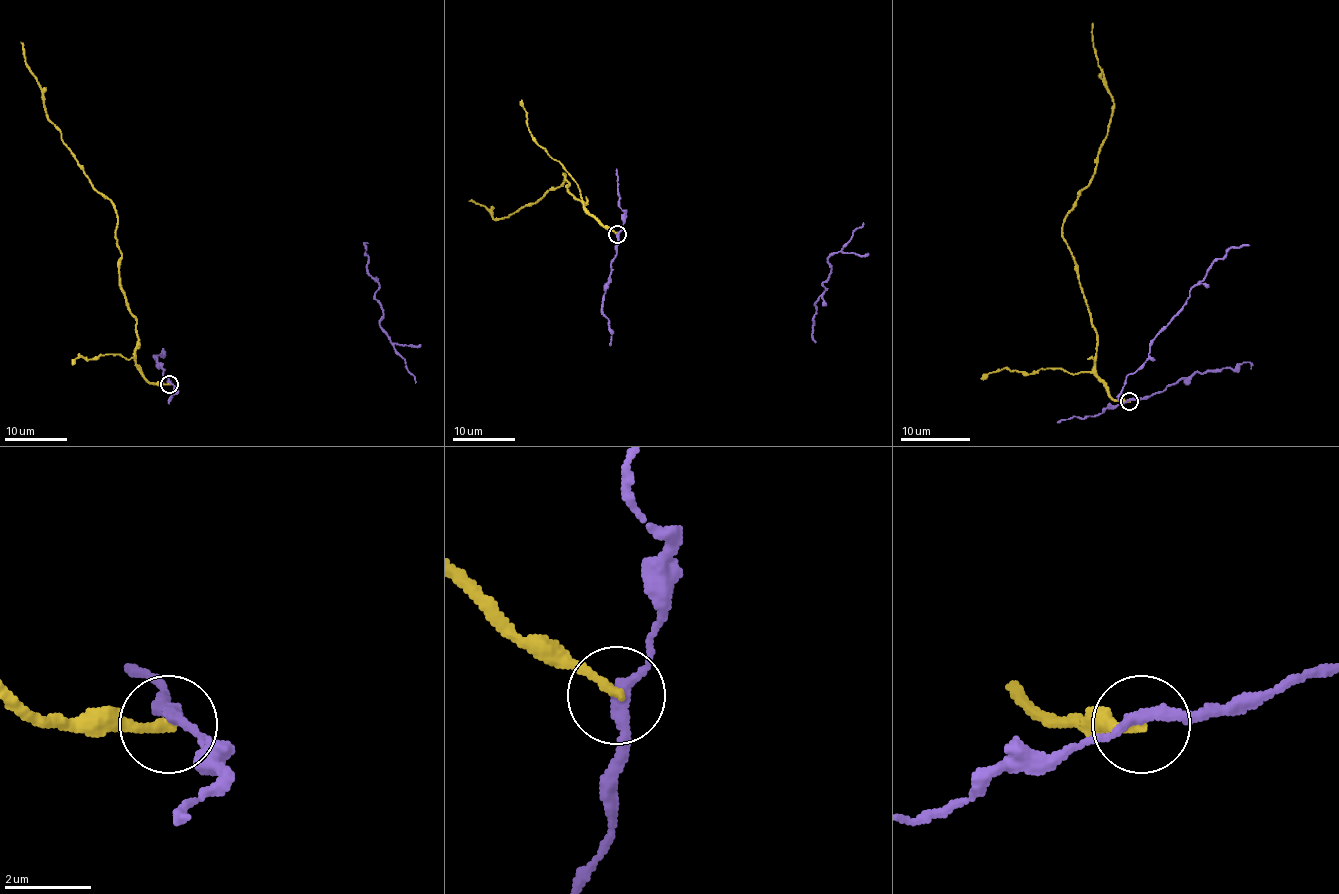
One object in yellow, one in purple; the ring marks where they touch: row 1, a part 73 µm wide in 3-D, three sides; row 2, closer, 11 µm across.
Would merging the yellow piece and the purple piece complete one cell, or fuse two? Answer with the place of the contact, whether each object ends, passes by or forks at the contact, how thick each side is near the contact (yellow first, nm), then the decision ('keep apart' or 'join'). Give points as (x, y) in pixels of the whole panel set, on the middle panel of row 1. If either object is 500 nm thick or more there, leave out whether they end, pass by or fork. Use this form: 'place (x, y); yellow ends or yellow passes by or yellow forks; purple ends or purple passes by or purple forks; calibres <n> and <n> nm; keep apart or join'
place (617, 234); yellow ends; purple passes by; calibres 240 and 260 nm; keep apart

